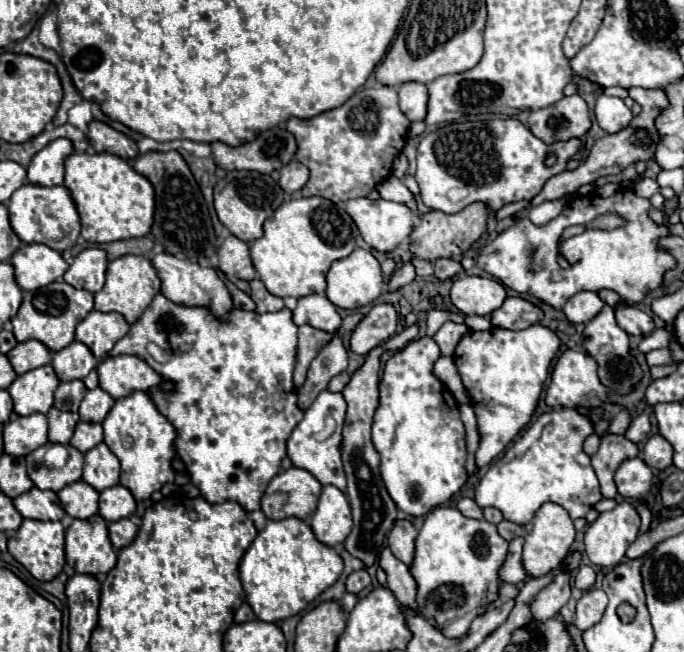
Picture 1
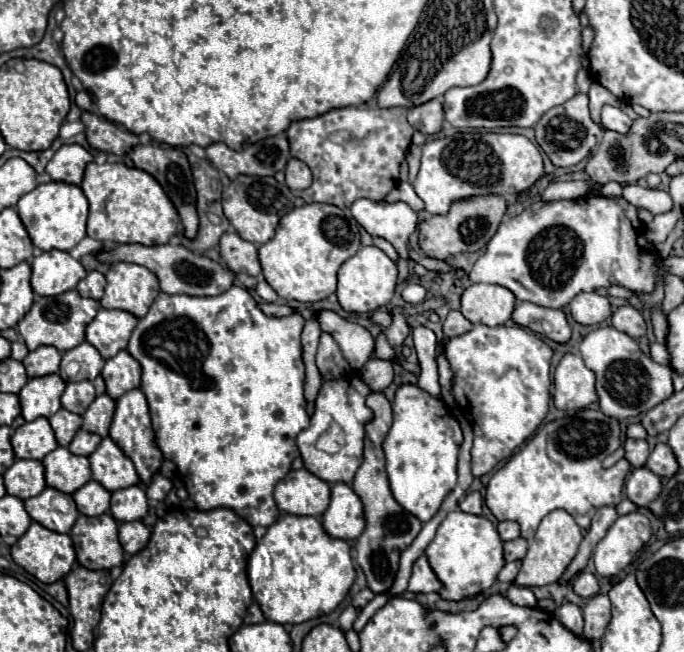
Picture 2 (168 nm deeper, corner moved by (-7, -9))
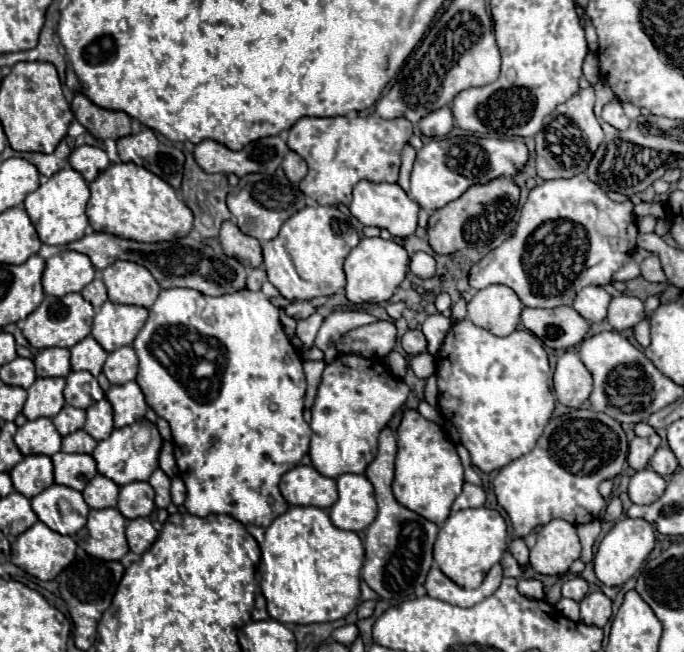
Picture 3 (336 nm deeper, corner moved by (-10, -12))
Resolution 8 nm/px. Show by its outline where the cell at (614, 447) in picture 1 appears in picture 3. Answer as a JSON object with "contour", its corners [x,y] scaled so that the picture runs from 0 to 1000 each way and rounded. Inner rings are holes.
{"contour":[[[953,666],[947,672],[927,672],[921,678],[921,693],[918,693],[918,712],[927,721],[942,721],[947,715],[947,706],[953,702],[953,696],[959,693],[959,687],[965,684],[965,669]]]}

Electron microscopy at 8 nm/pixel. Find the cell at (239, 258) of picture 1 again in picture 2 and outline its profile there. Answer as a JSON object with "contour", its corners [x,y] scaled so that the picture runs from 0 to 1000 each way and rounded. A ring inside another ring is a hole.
{"contour":[[[329,357],[320,370],[323,394],[329,394],[329,406],[341,419],[361,419],[367,425],[382,422],[382,406],[376,397],[376,379],[346,357]]]}

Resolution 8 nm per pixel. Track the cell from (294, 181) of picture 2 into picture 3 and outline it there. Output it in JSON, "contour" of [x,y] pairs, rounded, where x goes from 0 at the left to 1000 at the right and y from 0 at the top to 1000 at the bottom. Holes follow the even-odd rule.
{"contour":[[[421,233],[418,239],[415,239],[415,248],[412,248],[412,258],[415,258],[415,267],[418,267],[418,273],[424,276],[424,279],[439,279],[444,270],[447,270],[447,264],[450,264],[450,258],[447,258],[447,248],[433,236],[433,233]]]}

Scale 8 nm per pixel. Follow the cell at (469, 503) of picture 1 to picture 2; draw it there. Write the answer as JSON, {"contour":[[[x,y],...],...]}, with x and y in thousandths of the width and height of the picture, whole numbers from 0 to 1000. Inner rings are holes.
{"contour":[[[686,756],[674,771],[671,781],[689,790],[703,790],[703,759],[700,756]]]}

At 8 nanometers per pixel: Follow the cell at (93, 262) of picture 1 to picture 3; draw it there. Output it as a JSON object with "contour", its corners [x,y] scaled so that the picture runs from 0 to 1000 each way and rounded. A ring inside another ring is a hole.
{"contour":[[[135,429],[123,445],[120,445],[120,454],[137,469],[137,475],[143,479],[149,472],[149,466],[158,460],[158,451],[155,451],[155,439],[149,429]]]}

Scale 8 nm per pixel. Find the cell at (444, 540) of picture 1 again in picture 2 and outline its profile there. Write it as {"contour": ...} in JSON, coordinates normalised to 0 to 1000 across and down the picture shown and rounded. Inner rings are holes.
{"contour":[[[674,781],[654,787],[633,830],[621,842],[621,851],[627,857],[633,879],[648,897],[639,910],[651,922],[677,922],[677,919],[703,913],[706,906],[718,903],[718,897],[727,891],[730,876],[738,867],[735,830],[727,811],[721,808],[721,802],[709,793],[677,787]]]}

